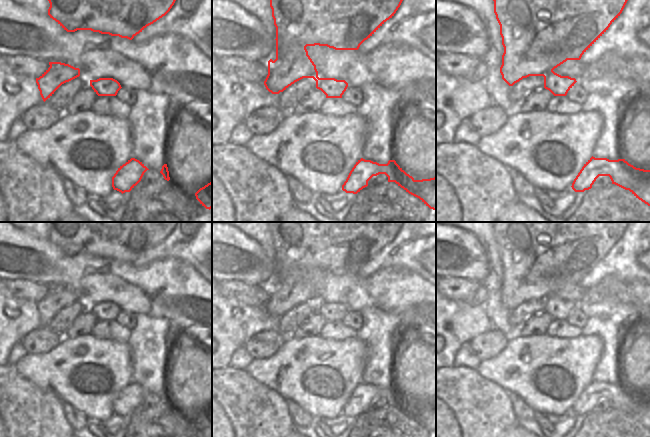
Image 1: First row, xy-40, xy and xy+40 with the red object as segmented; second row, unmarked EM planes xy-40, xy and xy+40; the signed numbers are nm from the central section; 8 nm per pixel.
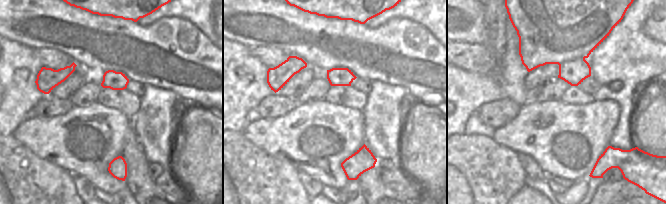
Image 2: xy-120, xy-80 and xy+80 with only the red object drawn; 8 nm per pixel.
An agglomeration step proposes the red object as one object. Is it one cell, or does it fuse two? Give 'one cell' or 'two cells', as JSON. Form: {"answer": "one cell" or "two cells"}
{"answer": "two cells"}

